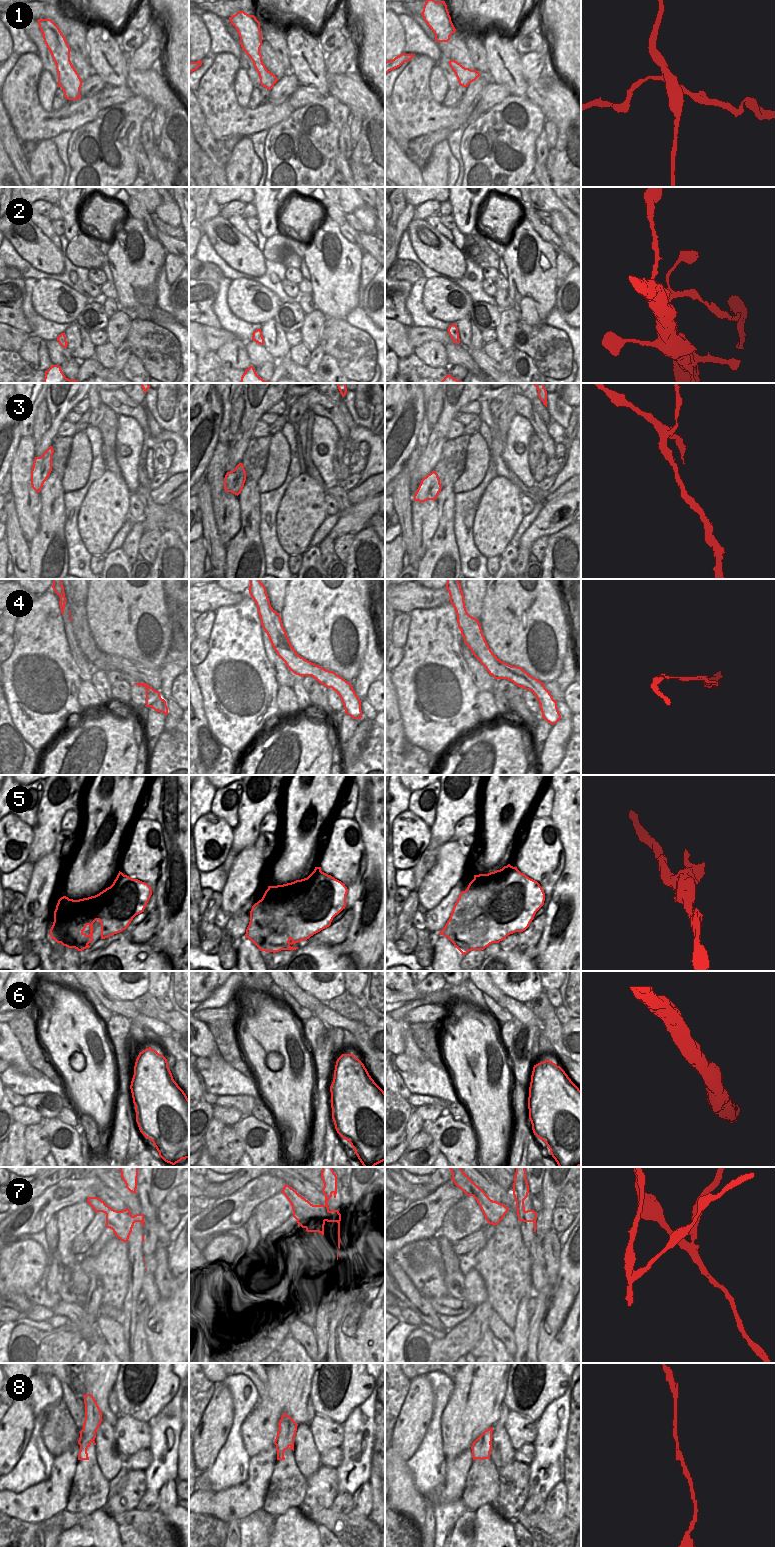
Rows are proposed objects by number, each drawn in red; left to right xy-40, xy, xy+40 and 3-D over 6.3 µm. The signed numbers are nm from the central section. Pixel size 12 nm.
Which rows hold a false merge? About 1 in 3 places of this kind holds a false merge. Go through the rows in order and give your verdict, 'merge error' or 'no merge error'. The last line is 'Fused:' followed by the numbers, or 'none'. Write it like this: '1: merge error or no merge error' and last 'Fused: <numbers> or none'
1: merge error
2: merge error
3: merge error
4: no merge error
5: no merge error
6: no merge error
7: merge error
8: no merge error
Fused: 1, 2, 3, 7

